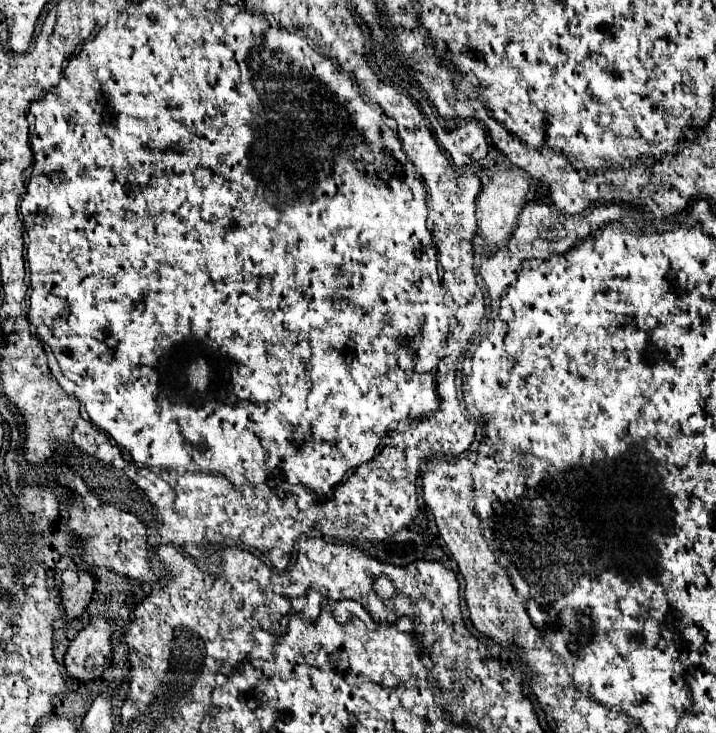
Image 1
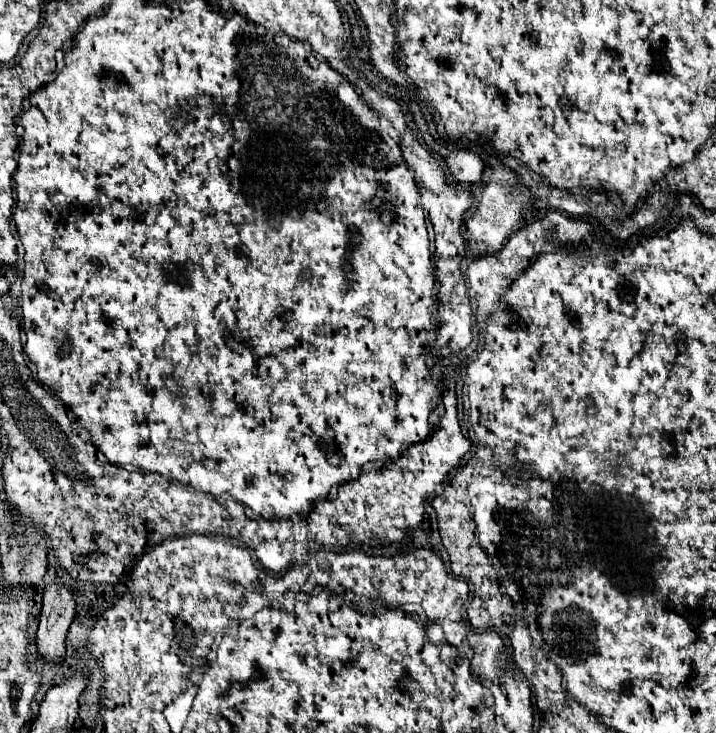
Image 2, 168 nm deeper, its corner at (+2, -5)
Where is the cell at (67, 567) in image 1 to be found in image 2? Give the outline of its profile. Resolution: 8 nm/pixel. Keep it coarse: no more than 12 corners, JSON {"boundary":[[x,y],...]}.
{"boundary":[[72,590],[44,592],[36,632],[38,654],[62,664],[74,620]]}

